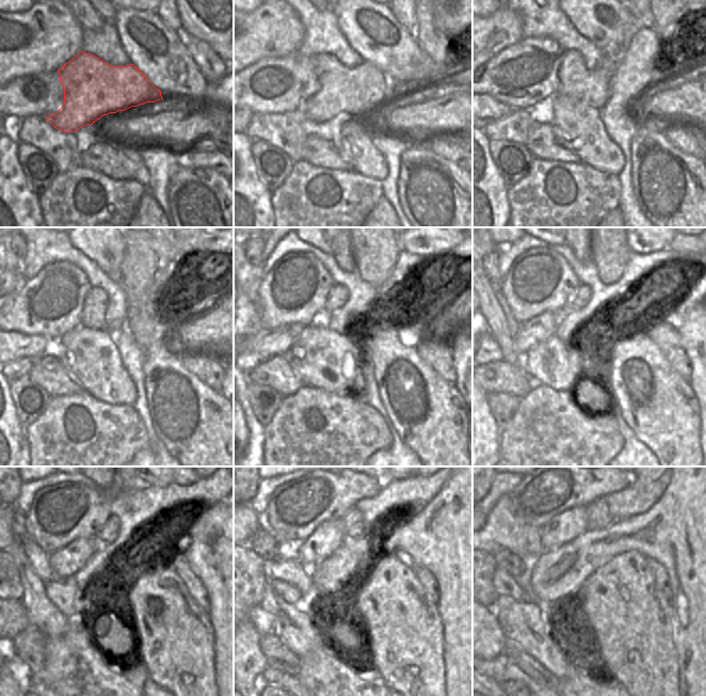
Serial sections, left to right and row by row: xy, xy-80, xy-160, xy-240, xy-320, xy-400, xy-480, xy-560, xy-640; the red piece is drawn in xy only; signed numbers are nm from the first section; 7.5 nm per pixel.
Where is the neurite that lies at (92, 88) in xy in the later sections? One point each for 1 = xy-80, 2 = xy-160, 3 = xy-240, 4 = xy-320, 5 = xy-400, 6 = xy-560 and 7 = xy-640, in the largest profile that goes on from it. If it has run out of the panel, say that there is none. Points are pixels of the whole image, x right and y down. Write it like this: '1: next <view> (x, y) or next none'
1: next xy-80 (357, 91)
2: next xy-160 (592, 88)
3: next xy-240 (95, 303)
4: next xy-320 (338, 295)
5: next xy-400 (580, 298)
6: next xy-560 (353, 525)
7: next xy-640 (598, 517)

